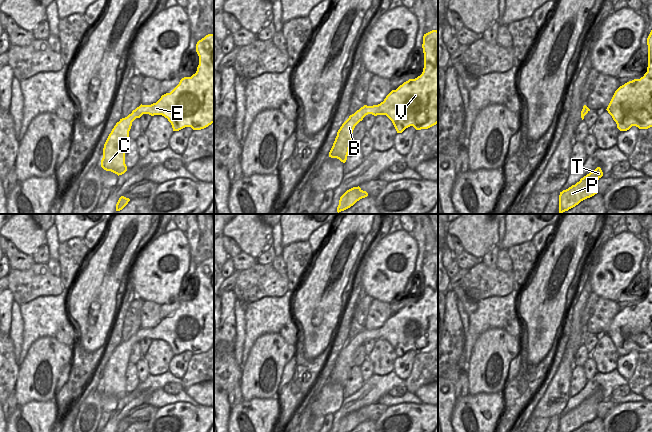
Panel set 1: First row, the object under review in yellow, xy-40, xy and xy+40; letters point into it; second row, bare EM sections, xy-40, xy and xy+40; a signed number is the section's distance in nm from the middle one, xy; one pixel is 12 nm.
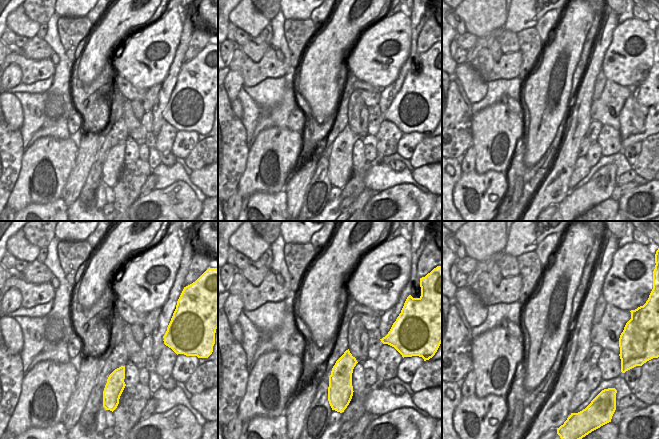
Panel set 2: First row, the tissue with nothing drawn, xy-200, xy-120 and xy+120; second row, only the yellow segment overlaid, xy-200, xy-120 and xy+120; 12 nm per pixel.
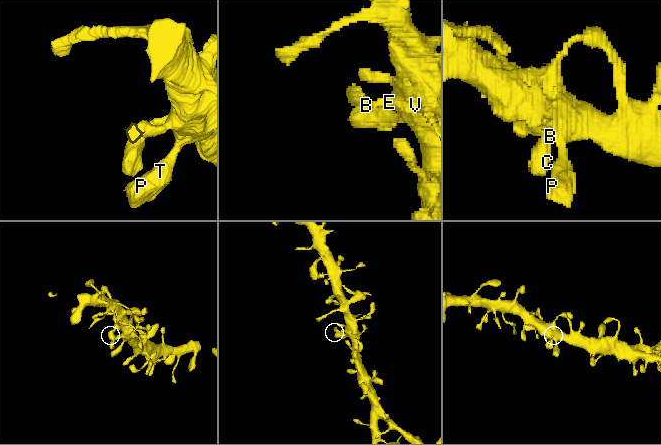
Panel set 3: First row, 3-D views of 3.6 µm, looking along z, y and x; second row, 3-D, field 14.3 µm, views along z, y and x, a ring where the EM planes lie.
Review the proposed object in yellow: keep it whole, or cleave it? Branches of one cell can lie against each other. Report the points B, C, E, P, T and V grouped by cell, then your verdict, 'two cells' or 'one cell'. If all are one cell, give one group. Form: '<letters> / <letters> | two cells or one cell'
B C E P T V | one cell

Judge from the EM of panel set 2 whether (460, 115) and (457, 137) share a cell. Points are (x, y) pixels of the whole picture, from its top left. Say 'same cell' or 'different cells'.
same cell

